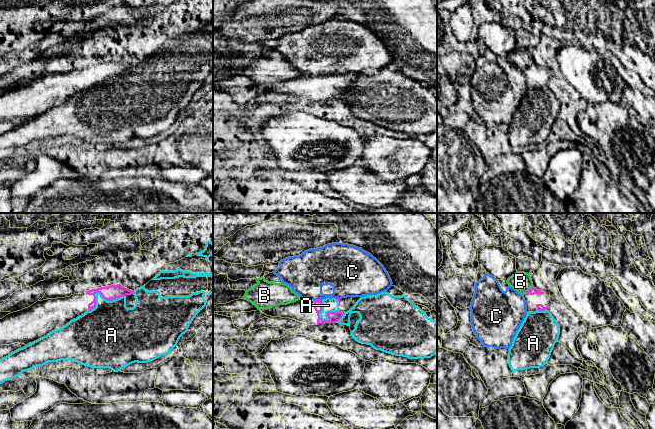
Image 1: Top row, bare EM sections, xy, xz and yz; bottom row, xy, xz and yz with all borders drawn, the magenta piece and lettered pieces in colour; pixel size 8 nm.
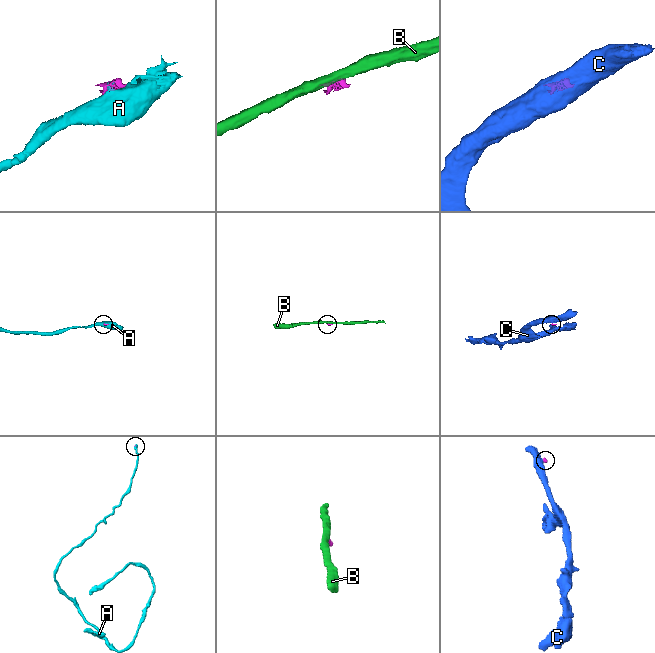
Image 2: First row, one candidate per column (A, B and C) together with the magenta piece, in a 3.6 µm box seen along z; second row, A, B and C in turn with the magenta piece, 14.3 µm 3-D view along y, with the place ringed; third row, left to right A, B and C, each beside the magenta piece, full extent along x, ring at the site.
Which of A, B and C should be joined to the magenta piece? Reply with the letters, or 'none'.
none

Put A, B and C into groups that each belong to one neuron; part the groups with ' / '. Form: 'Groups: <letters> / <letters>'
Groups: A / B / C

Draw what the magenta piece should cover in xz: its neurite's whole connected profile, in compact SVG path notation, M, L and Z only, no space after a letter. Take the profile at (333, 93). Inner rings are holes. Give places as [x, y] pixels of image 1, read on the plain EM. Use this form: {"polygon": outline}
{"polygon": "M347 73L338 75L339 84L338 88L328 88L327 96L322 96L319 89L322 87L322 76L305 76L300 75L294 79L287 81L274 82L269 85L261 85L260 87L267 92L290 94L299 98L310 101L319 101L325 99L336 99L349 87L361 73Z"}

